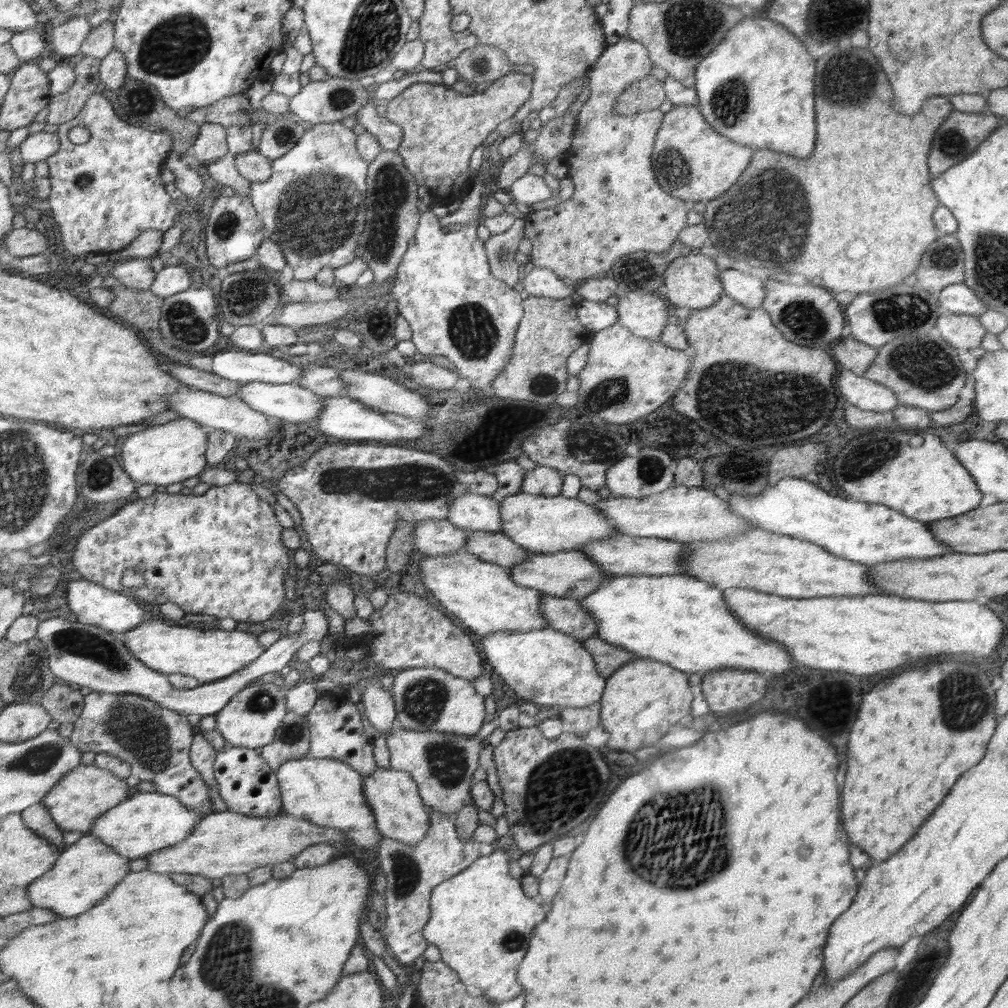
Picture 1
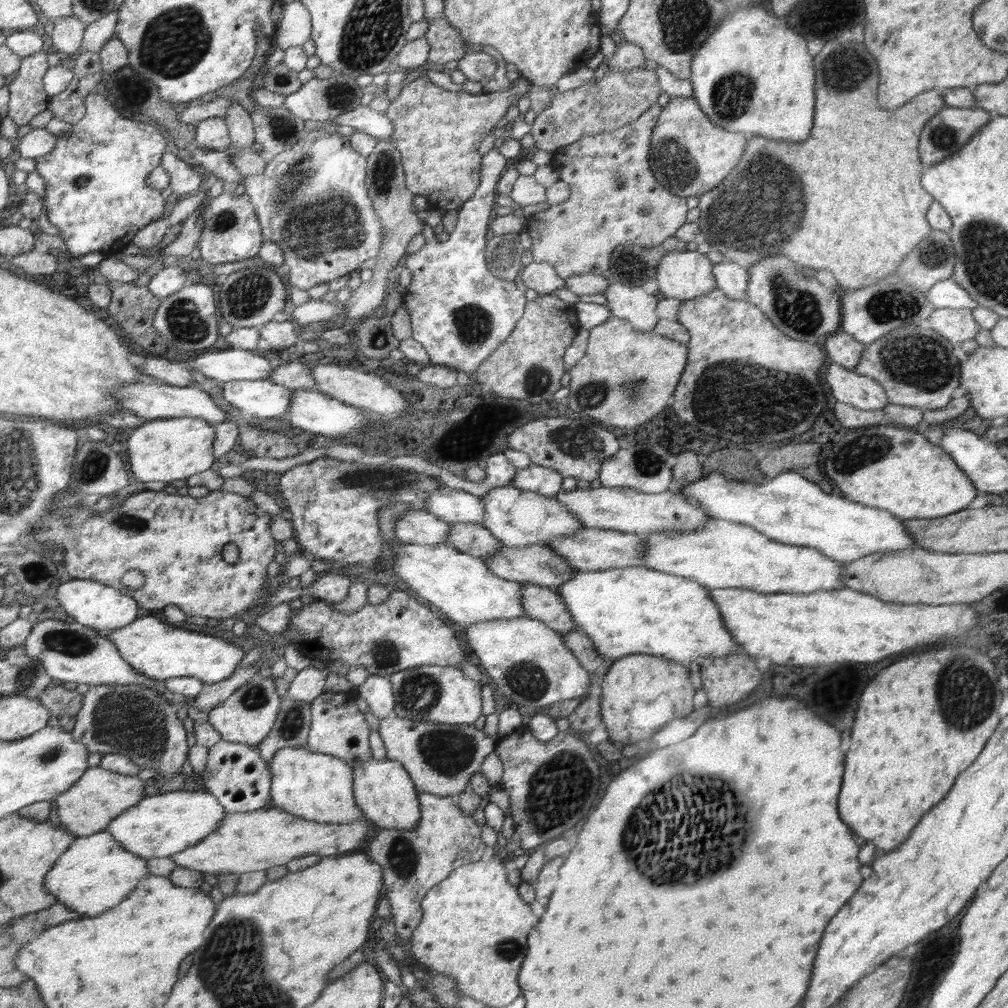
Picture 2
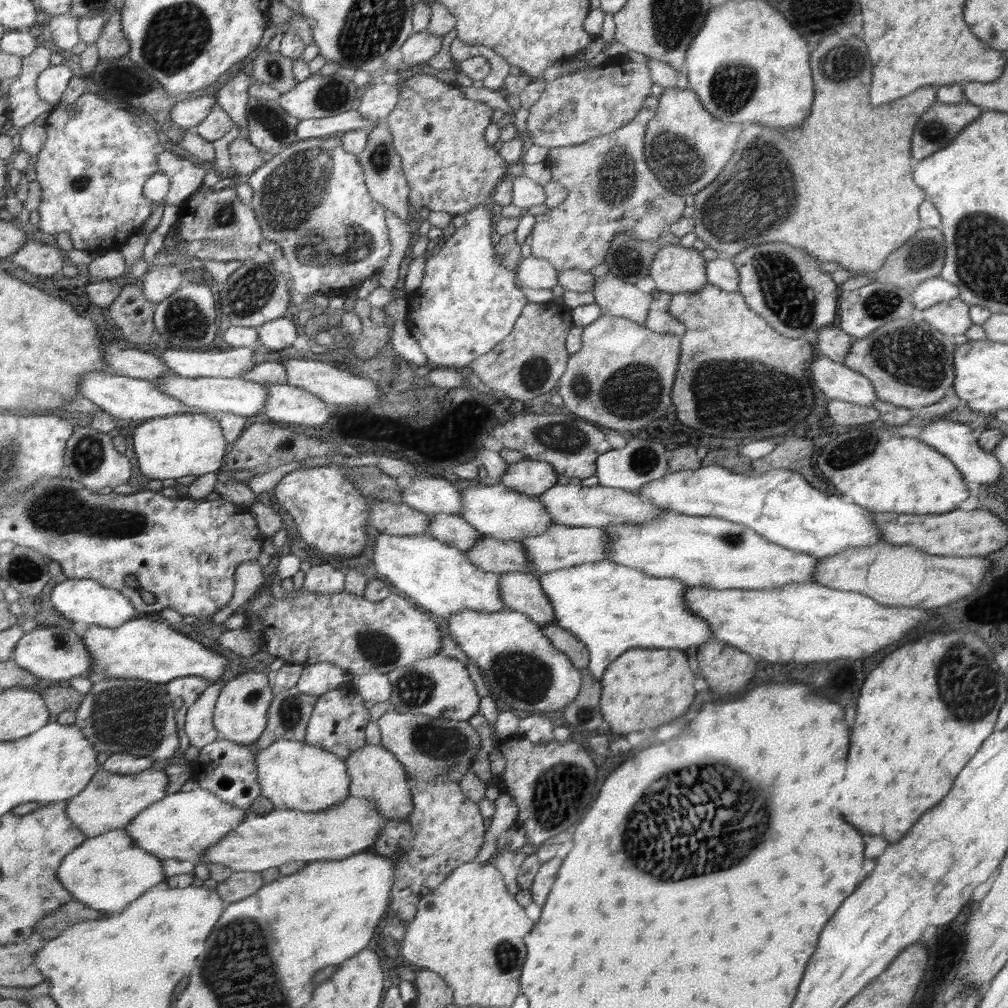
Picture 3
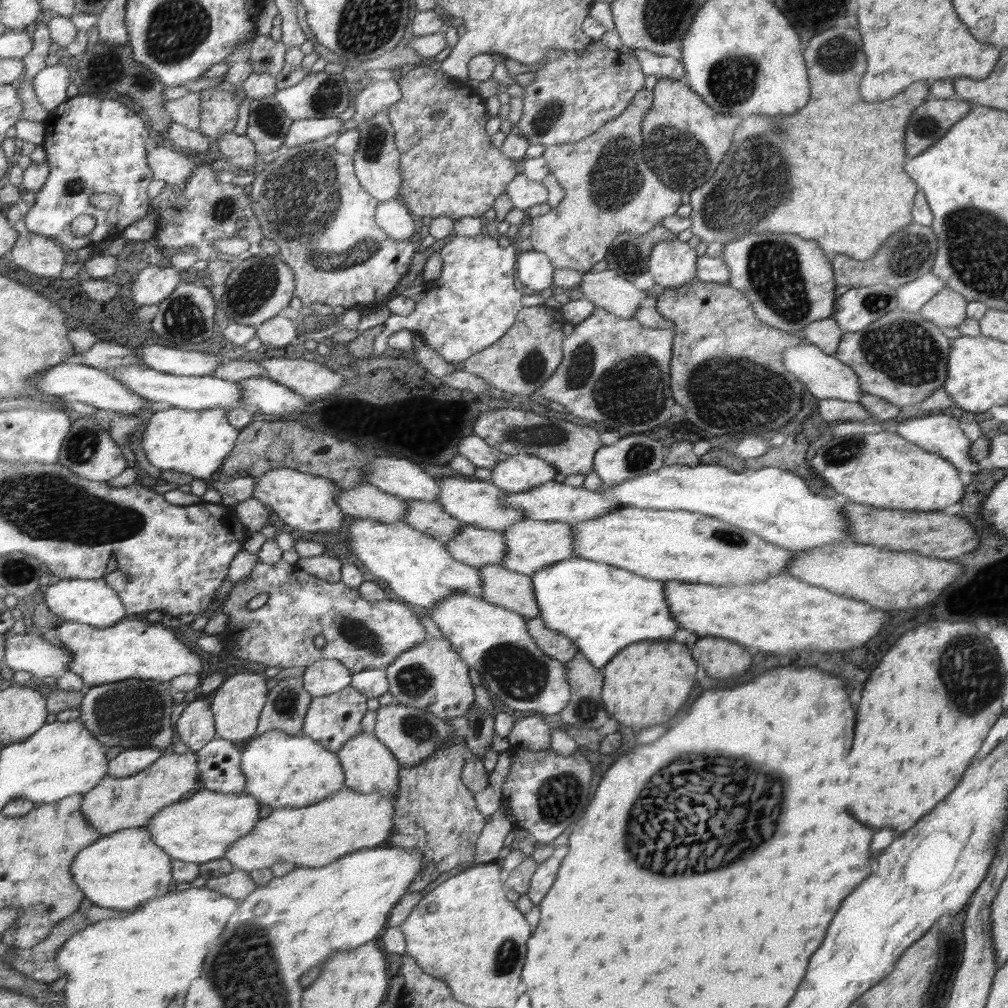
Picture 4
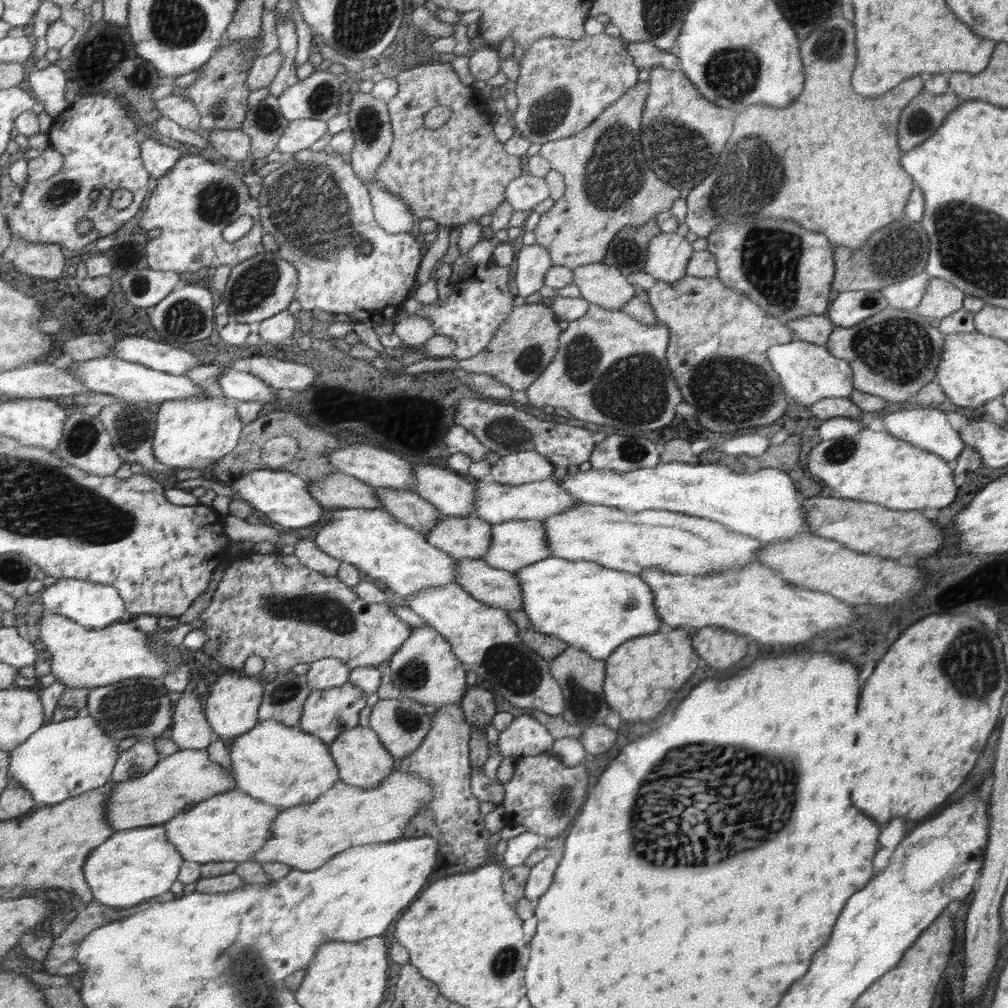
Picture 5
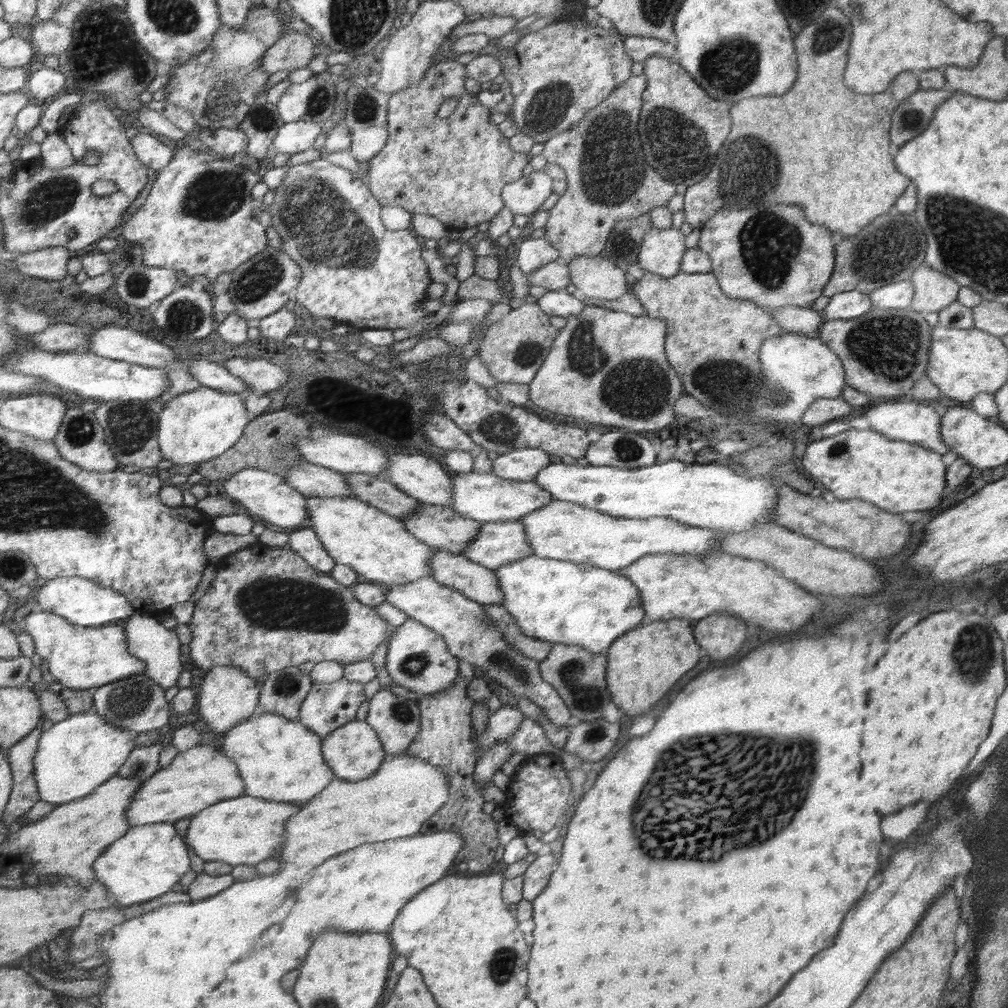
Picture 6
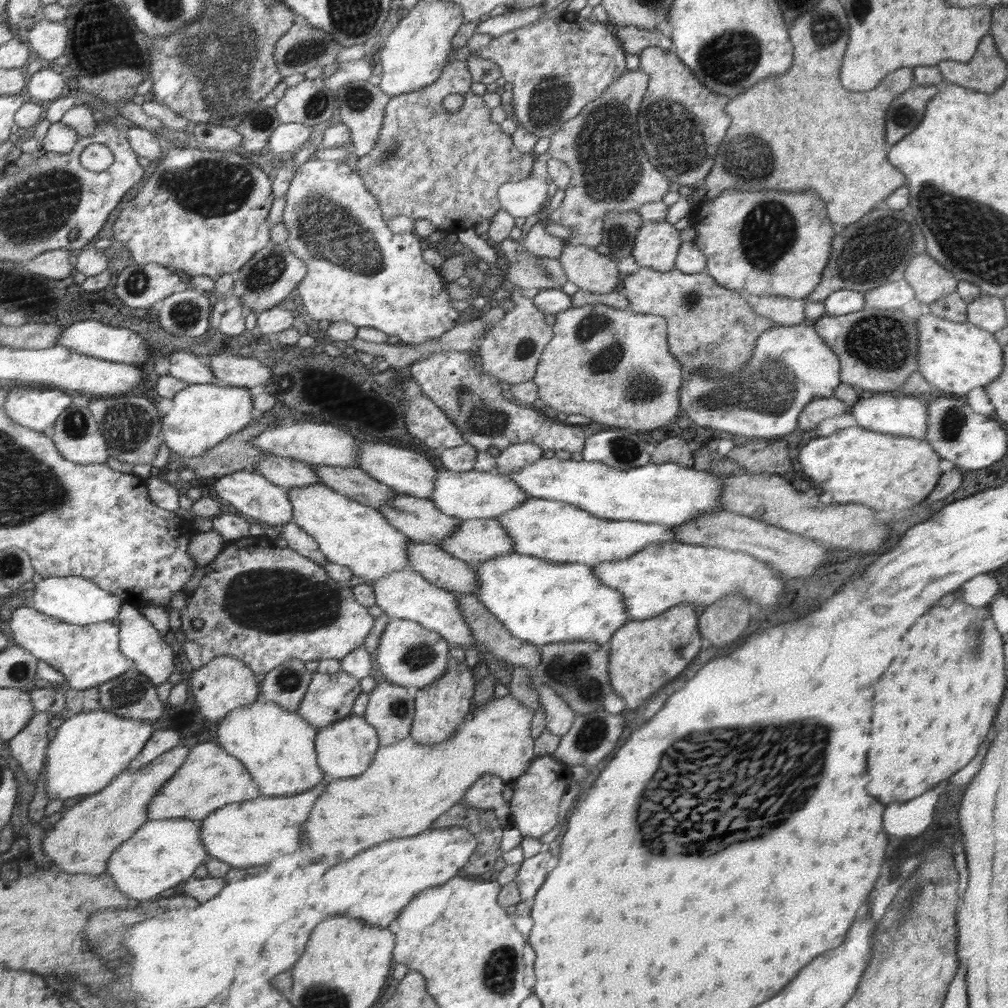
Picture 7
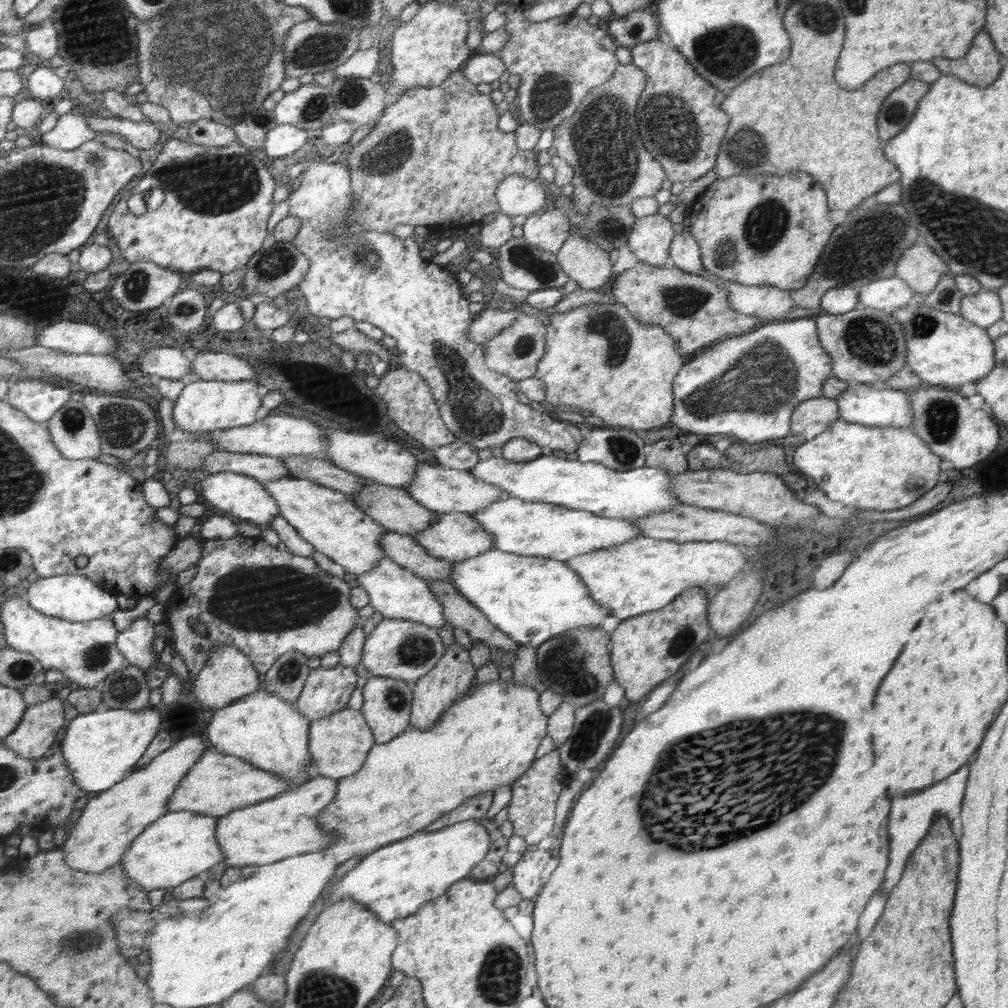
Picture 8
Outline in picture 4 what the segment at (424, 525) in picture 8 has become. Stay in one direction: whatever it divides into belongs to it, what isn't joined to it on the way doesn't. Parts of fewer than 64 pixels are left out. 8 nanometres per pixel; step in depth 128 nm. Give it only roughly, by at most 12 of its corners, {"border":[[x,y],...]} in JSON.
{"border":[[463,524],[446,548],[480,568],[502,564],[502,532]]}

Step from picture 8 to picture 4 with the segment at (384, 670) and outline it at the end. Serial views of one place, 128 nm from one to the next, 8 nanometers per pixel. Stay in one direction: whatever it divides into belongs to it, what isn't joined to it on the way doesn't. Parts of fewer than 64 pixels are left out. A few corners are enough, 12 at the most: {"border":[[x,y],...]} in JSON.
{"border":[[426,636],[385,669],[394,705],[442,720],[472,708],[468,664]]}

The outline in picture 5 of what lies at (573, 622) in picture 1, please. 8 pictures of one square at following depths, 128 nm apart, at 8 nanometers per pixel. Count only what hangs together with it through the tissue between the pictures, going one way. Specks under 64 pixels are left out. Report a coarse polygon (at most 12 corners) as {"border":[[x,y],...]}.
{"border":[[456,559],[456,582],[476,600],[524,608],[522,583],[482,559]]}

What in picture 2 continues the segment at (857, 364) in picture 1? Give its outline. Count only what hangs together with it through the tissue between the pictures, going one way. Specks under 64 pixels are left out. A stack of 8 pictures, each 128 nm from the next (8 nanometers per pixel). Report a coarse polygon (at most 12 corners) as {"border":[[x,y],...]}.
{"border":[[842,330],[828,335],[823,347],[832,362],[852,370],[864,343]]}

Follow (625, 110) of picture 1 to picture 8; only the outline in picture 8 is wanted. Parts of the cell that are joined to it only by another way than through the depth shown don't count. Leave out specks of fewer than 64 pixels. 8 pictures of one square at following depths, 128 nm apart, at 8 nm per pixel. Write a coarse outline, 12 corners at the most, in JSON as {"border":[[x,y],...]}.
{"border":[[506,10],[497,54],[520,121],[570,119],[618,68],[615,40],[571,13]]}

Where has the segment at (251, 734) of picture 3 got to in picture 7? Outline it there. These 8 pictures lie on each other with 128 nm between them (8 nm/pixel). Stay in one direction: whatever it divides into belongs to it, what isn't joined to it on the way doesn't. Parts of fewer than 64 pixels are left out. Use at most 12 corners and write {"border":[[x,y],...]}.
{"border":[[235,656],[189,680],[201,713],[217,724],[254,704],[258,682]]}

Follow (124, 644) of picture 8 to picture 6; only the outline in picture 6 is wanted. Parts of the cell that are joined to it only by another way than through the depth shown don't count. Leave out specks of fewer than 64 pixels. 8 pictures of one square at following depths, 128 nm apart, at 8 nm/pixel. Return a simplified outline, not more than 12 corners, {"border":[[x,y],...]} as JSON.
{"border":[[158,616],[125,621],[131,653],[164,688],[186,670],[182,639]]}

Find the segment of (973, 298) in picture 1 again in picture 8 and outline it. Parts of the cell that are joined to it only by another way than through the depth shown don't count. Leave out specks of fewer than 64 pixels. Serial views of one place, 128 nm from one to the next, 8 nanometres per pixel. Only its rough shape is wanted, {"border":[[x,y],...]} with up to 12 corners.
{"border":[[897,276],[858,289],[859,302],[873,309],[897,309],[915,290]]}

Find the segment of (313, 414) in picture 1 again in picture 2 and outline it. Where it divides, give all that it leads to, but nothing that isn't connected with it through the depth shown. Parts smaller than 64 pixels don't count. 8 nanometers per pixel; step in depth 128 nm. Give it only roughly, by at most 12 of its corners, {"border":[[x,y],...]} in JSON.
{"border":[[271,380],[223,385],[248,417],[284,417],[294,389]]}

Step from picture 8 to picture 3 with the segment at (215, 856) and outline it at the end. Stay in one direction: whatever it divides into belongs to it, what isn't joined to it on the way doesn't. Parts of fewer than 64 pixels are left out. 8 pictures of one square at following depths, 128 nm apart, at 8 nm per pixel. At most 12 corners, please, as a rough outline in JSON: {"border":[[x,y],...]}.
{"border":[[125,828],[89,838],[60,880],[94,910],[124,912],[168,879]]}

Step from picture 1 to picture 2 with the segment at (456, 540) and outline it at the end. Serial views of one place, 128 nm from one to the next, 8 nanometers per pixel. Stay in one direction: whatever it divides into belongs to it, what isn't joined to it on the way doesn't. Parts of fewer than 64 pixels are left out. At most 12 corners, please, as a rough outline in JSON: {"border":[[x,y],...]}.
{"border":[[408,509],[394,534],[403,543],[435,545],[451,524],[427,510]]}

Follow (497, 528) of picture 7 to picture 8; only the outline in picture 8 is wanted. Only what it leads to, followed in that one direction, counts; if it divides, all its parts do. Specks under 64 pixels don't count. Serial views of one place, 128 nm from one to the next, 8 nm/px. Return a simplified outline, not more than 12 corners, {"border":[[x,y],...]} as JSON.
{"border":[[465,512],[412,536],[432,556],[456,563],[495,548],[494,536]]}

